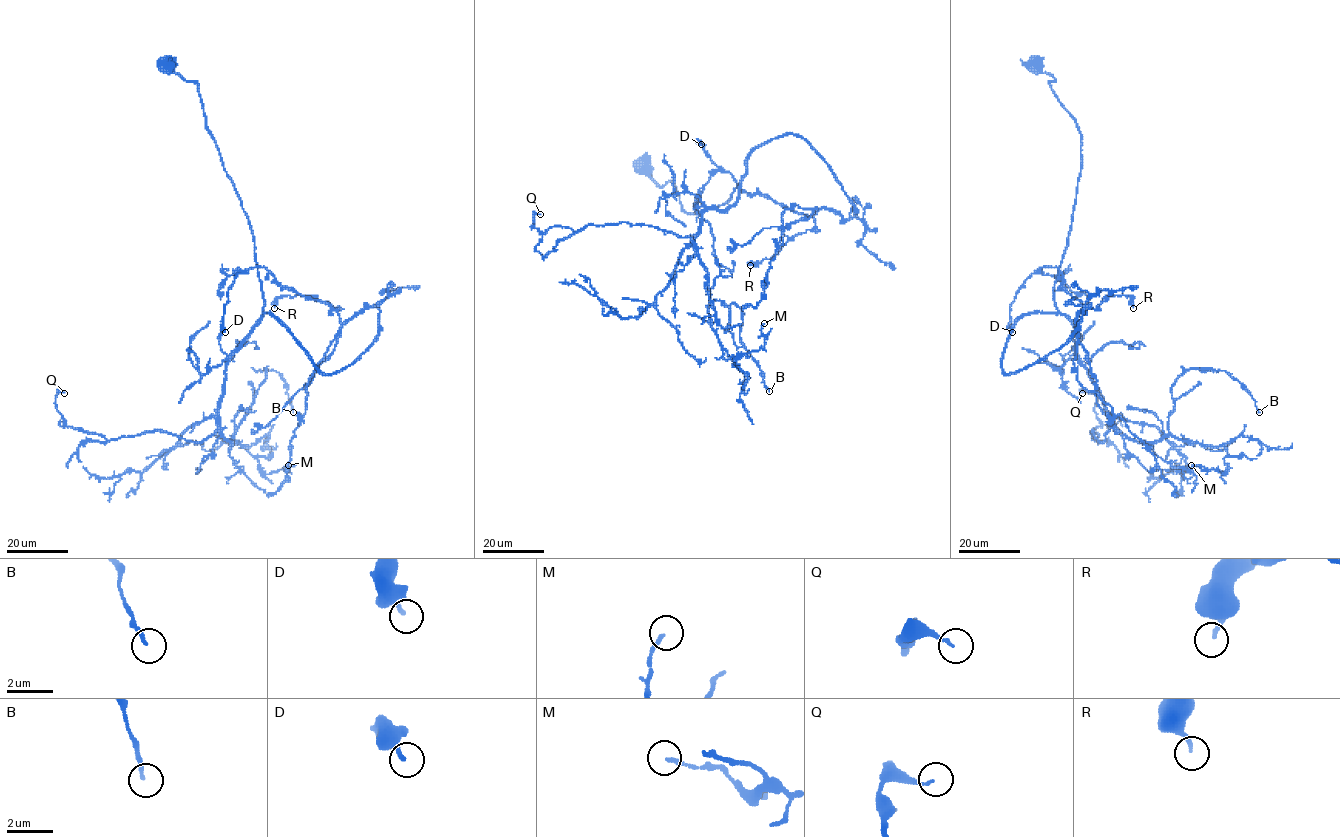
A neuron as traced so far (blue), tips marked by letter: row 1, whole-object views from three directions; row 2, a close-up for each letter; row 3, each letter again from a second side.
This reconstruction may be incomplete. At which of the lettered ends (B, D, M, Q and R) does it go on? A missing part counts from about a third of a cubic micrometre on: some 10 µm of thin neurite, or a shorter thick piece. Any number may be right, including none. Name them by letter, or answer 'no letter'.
B, R

